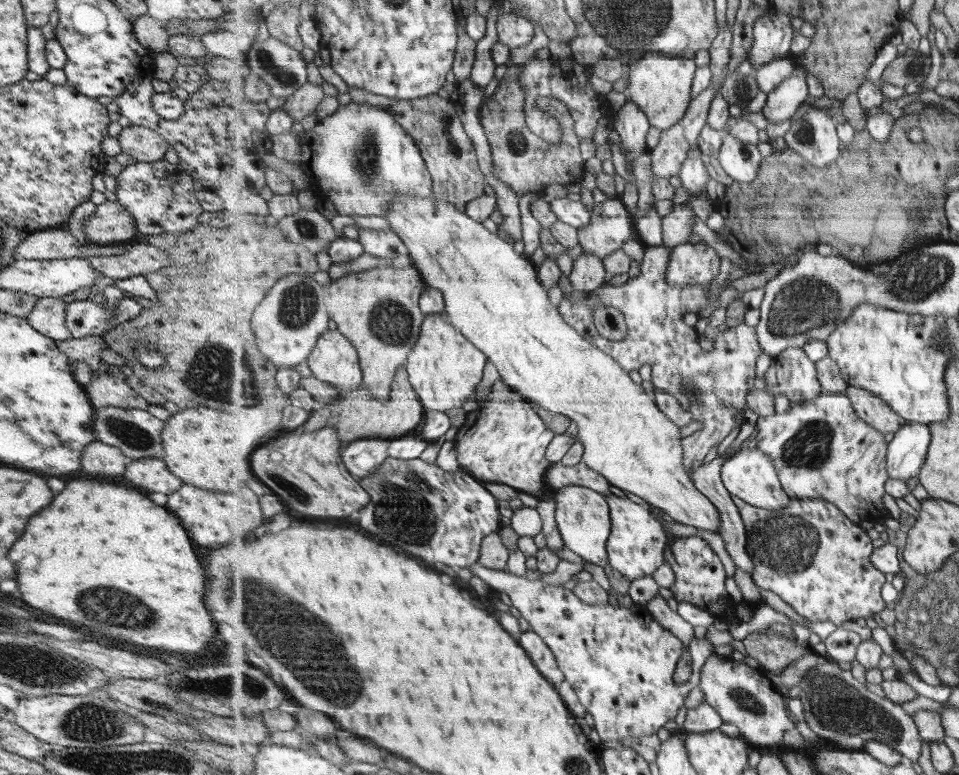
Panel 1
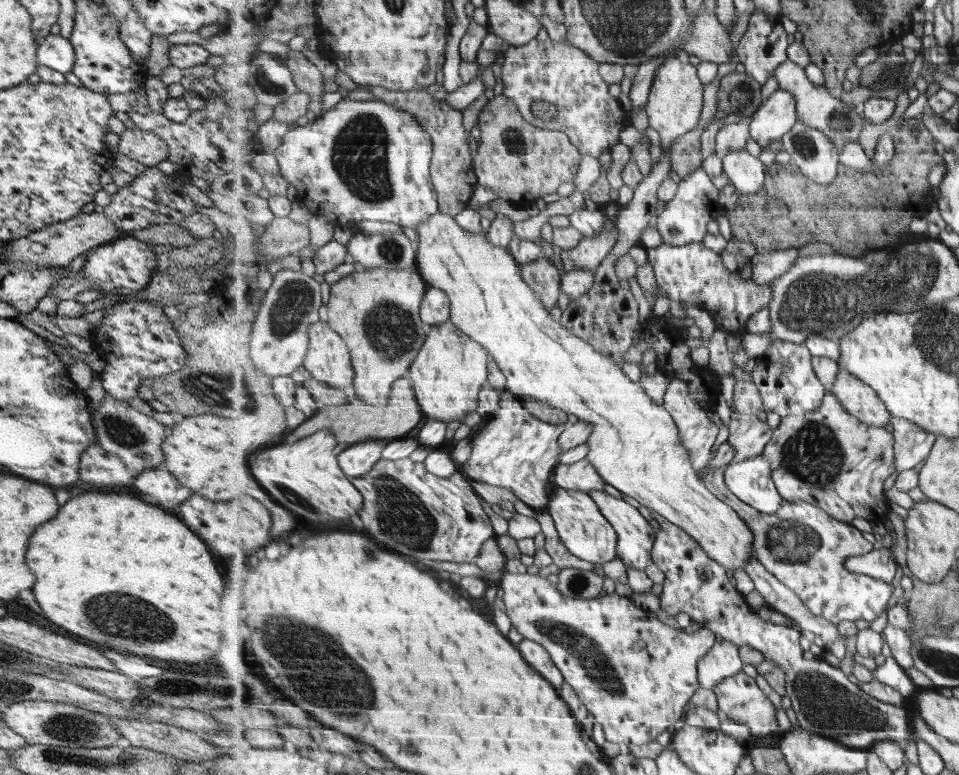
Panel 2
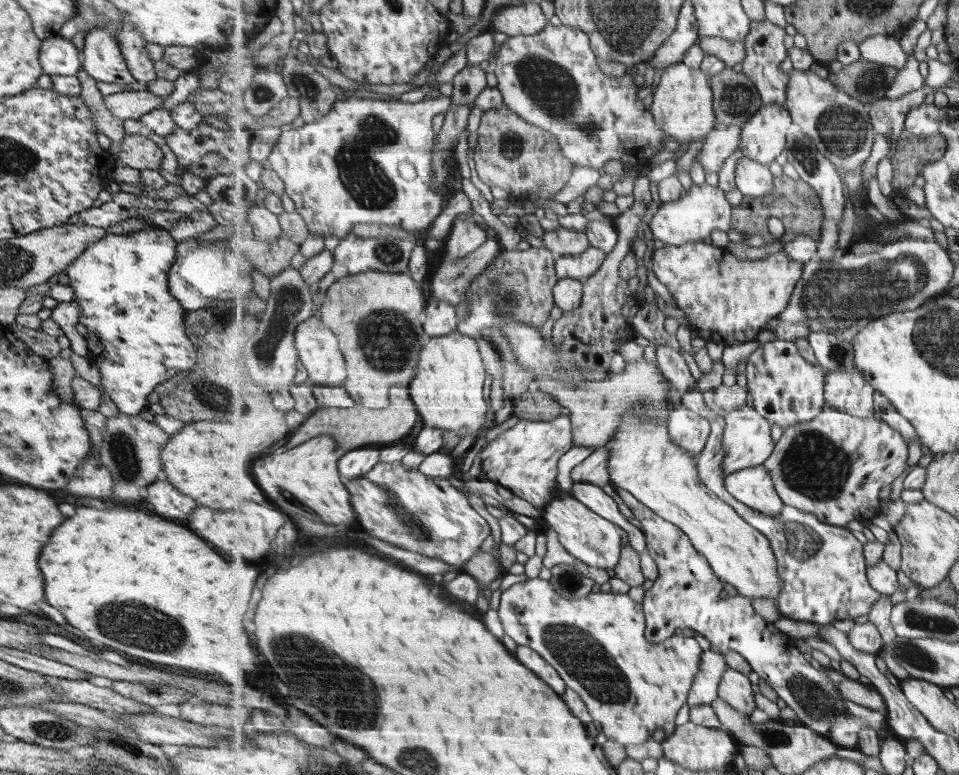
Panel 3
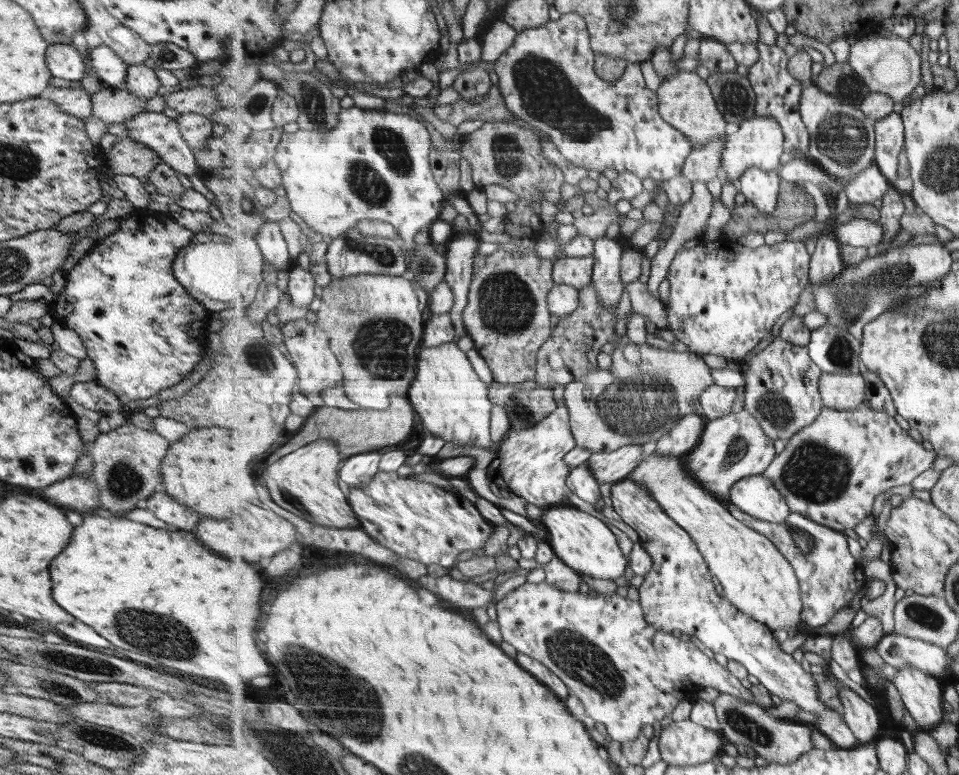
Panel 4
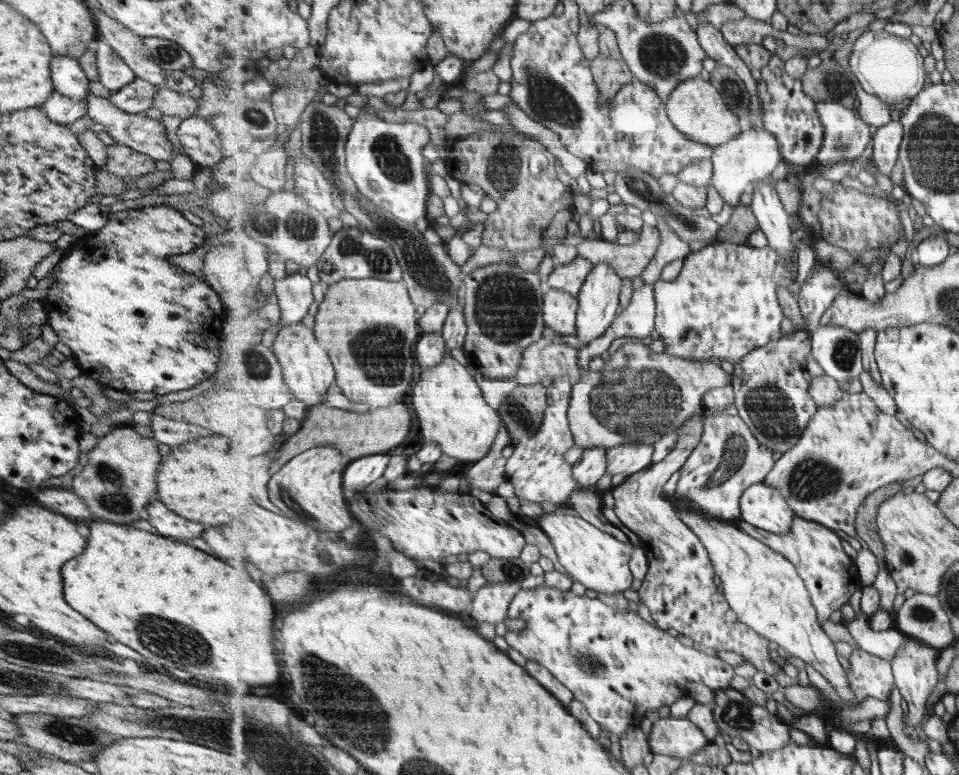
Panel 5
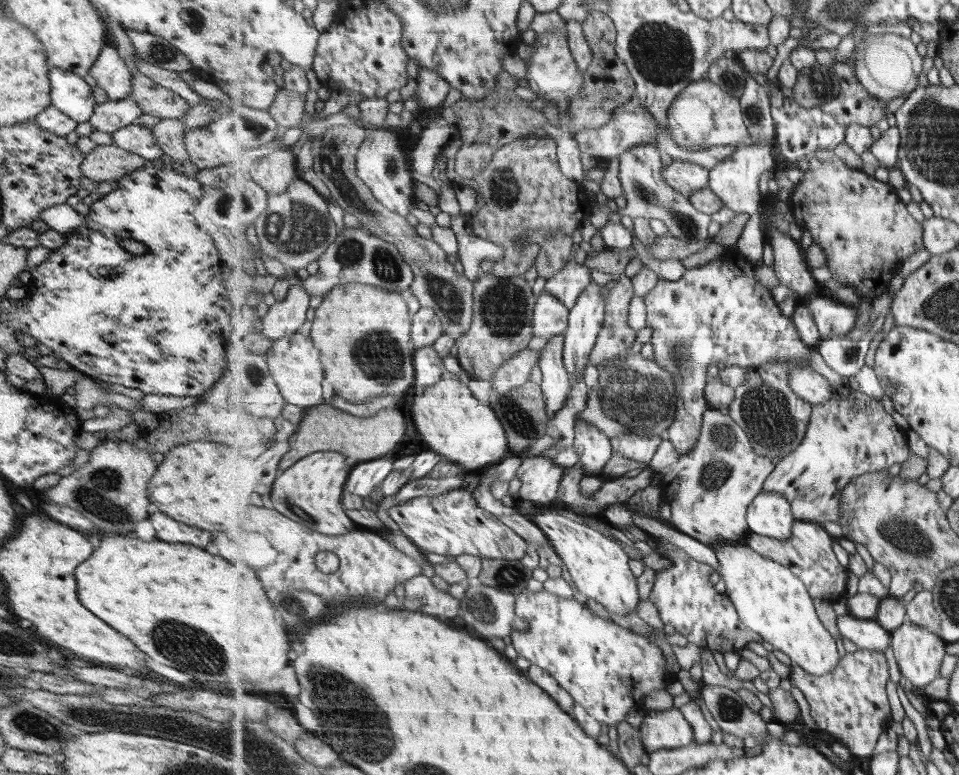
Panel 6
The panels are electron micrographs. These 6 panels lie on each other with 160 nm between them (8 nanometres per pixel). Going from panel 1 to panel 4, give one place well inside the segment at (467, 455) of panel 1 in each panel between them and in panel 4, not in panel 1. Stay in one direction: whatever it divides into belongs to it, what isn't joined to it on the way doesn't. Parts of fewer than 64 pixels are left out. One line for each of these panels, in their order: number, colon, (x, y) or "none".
2: (515, 449)
3: (525, 458)
4: (530, 463)

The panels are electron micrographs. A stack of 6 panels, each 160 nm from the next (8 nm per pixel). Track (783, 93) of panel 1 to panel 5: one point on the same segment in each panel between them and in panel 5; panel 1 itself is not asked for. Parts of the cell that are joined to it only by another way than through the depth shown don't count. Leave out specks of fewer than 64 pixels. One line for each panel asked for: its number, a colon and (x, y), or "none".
2: (778, 114)
3: (764, 137)
4: (759, 142)
5: (754, 154)

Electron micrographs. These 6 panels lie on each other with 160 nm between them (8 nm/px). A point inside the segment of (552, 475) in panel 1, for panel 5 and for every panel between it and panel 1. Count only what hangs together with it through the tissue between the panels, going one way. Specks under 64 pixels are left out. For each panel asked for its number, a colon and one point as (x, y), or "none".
2: (582, 476)
3: (594, 470)
4: (614, 466)
5: (628, 458)

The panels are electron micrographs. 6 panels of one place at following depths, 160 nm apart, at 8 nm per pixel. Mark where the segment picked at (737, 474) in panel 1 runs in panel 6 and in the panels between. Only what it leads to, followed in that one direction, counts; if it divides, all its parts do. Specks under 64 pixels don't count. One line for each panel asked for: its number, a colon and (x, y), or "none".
2: (752, 481)
3: (755, 487)
4: (758, 496)
5: (766, 507)
6: (771, 515)

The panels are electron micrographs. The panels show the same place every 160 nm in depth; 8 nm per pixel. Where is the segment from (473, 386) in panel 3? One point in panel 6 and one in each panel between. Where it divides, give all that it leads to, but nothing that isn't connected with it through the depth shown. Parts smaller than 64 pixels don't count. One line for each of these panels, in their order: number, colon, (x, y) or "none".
4: (448, 394)
5: (454, 413)
6: (455, 423)

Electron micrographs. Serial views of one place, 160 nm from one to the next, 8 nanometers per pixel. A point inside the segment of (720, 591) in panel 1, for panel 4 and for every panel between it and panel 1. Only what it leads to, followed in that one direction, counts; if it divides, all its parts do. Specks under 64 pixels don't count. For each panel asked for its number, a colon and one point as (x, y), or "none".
2: (826, 702)
3: (688, 593)
4: (679, 593)

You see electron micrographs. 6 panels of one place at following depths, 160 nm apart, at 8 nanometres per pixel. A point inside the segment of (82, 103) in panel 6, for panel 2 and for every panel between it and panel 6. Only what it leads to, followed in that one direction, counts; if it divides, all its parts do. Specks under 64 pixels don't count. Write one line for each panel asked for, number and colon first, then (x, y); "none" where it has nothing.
2: (53, 51)
3: (57, 55)
4: (63, 61)
5: (68, 79)

